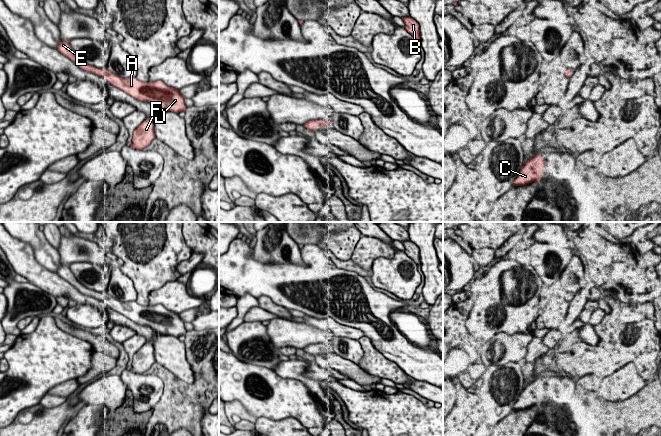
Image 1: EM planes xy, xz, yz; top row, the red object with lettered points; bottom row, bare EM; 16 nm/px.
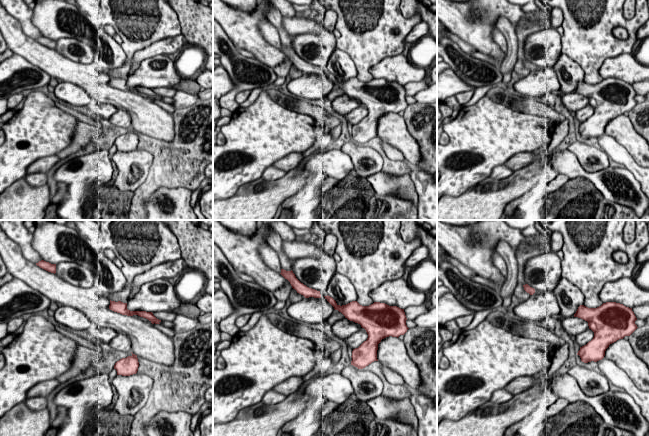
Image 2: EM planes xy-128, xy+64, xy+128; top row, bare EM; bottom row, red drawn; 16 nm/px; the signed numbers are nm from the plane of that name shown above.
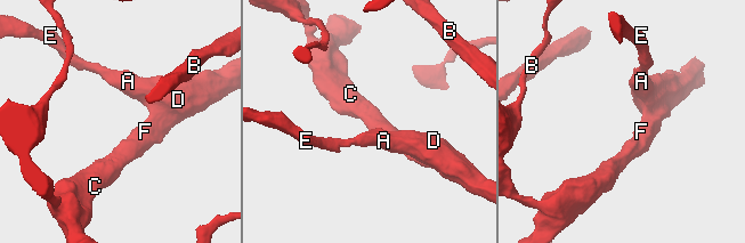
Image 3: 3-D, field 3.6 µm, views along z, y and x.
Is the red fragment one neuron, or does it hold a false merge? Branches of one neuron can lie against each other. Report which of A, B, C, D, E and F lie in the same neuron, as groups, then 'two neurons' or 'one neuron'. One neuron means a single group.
A B C D E F; one neuron

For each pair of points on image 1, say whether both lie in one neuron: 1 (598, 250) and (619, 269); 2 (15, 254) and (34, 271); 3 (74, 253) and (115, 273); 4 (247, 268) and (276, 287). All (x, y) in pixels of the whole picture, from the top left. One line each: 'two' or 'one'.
1: two
2: one
3: one
4: one

